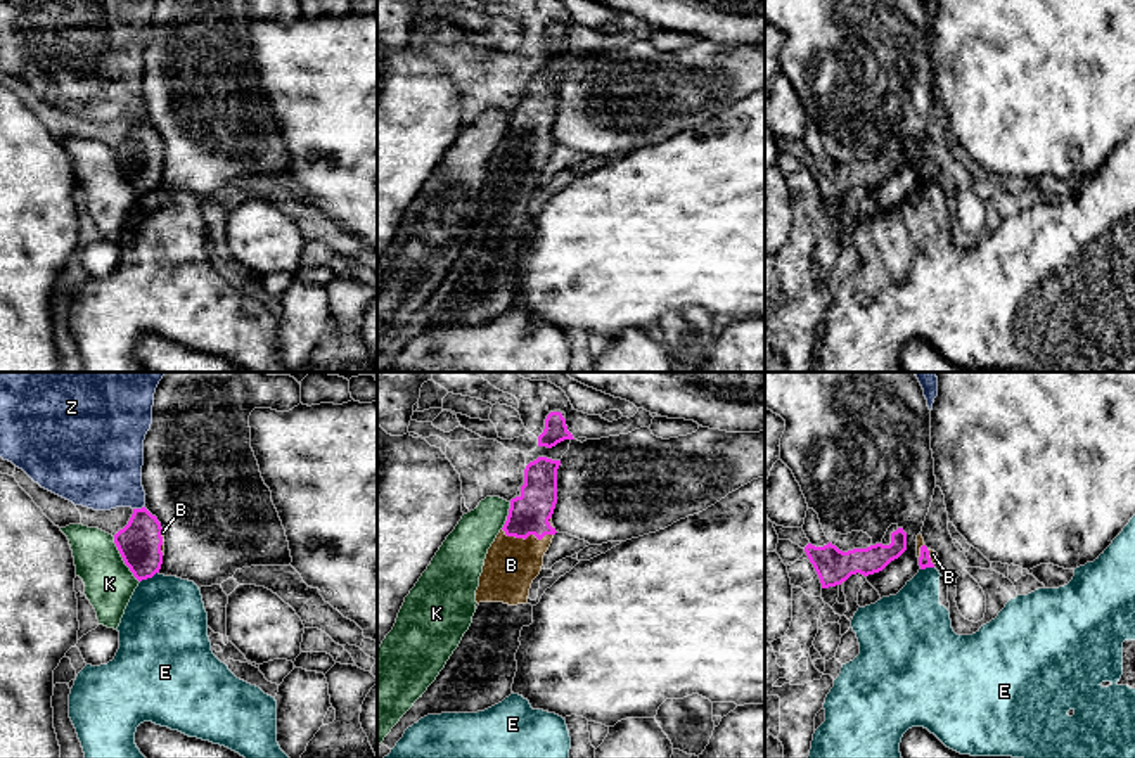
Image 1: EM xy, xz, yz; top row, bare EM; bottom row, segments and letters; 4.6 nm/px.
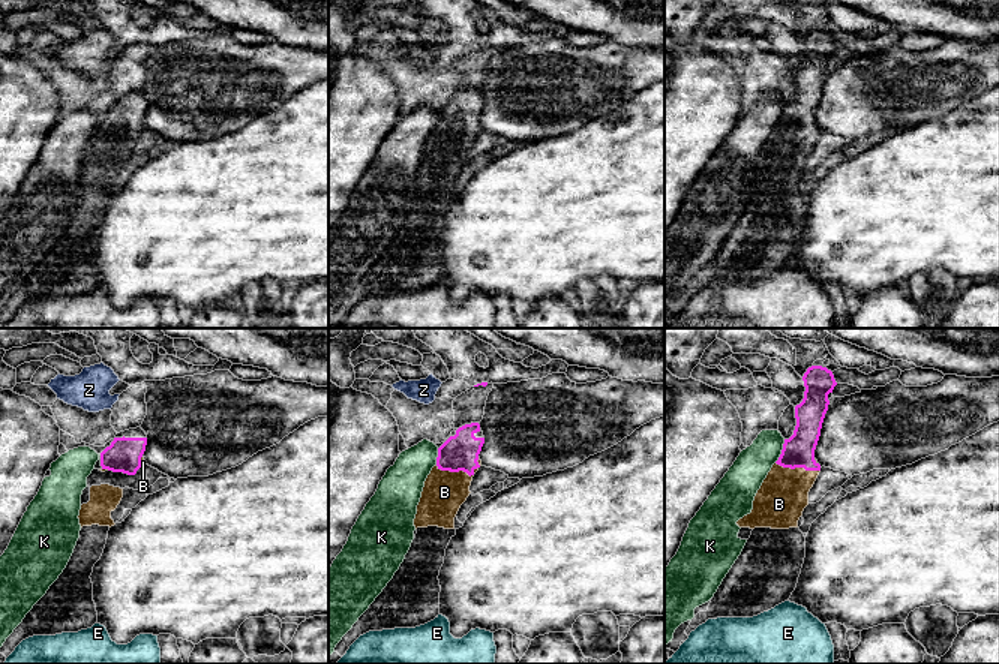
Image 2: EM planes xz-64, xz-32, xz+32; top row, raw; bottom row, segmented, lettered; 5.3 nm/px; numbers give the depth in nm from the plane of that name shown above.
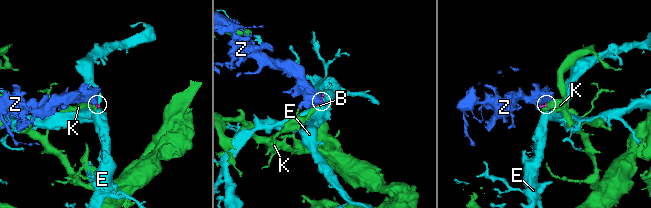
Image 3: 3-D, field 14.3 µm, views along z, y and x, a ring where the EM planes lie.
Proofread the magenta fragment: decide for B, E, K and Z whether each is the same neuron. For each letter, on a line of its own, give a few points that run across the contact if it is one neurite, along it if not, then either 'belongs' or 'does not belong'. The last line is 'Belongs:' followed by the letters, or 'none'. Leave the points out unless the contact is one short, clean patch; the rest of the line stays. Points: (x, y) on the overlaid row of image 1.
B: line xz (528, 514), (526, 537), (511, 565); belongs
E: line xy (158, 571), (141, 582); does not belong
K: line xy (113, 537), (123, 563), (139, 582); does not belong
Z: line xy (144, 506), (134, 509); does not belong
Belongs: B

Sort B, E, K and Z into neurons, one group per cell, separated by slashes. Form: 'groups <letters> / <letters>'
groups B / E / K / Z

